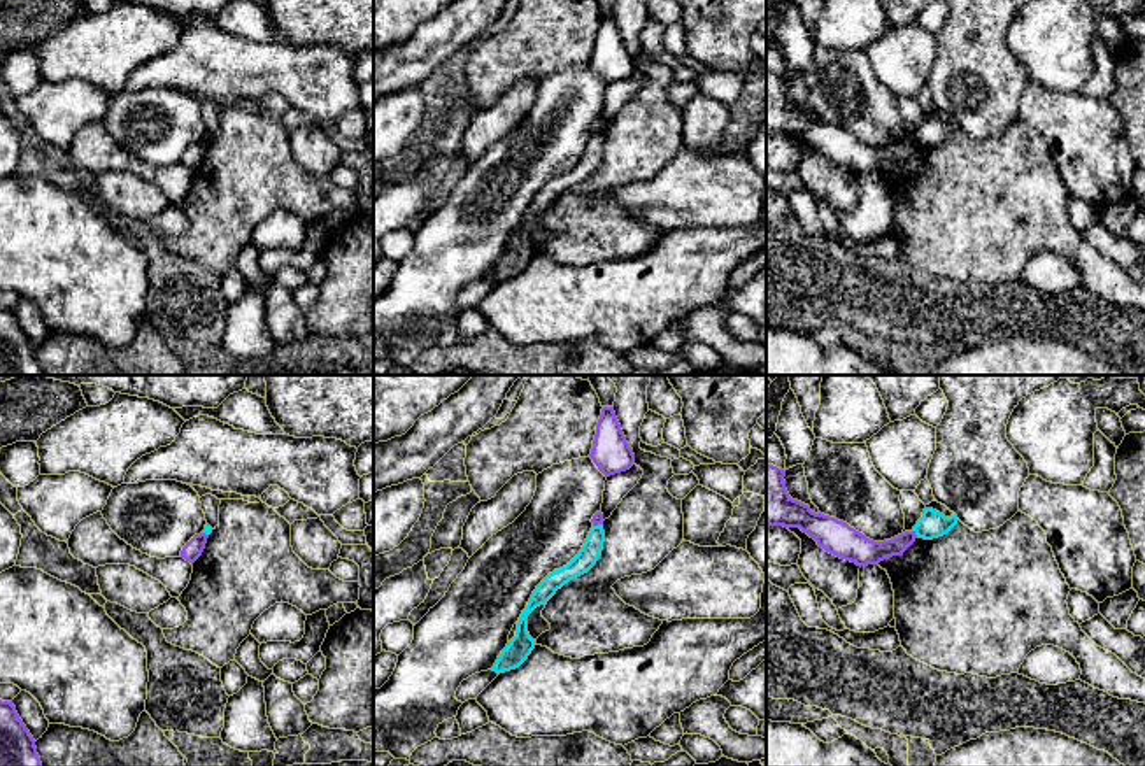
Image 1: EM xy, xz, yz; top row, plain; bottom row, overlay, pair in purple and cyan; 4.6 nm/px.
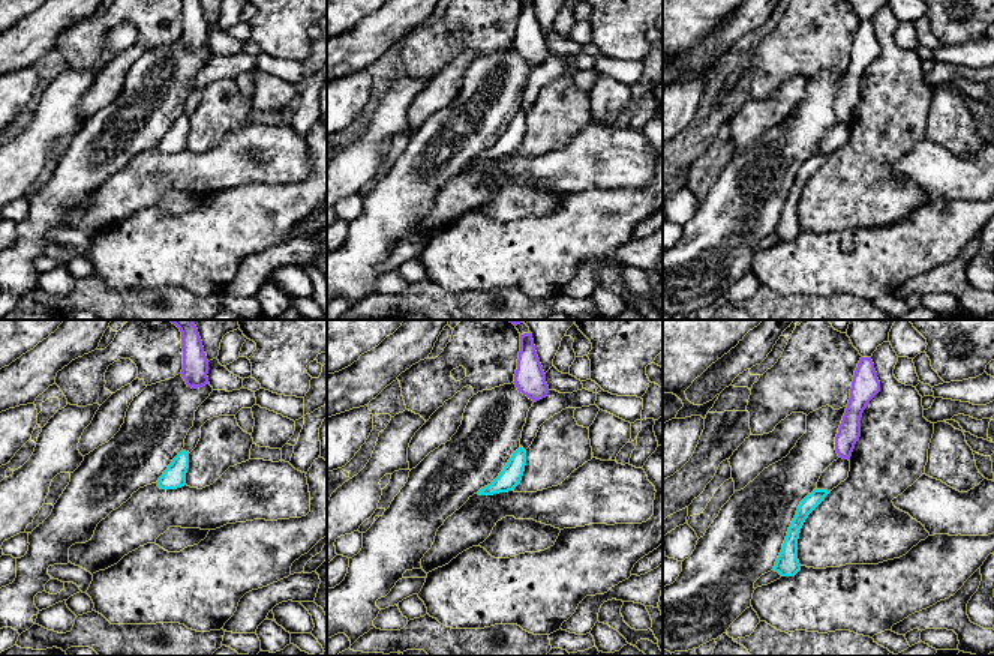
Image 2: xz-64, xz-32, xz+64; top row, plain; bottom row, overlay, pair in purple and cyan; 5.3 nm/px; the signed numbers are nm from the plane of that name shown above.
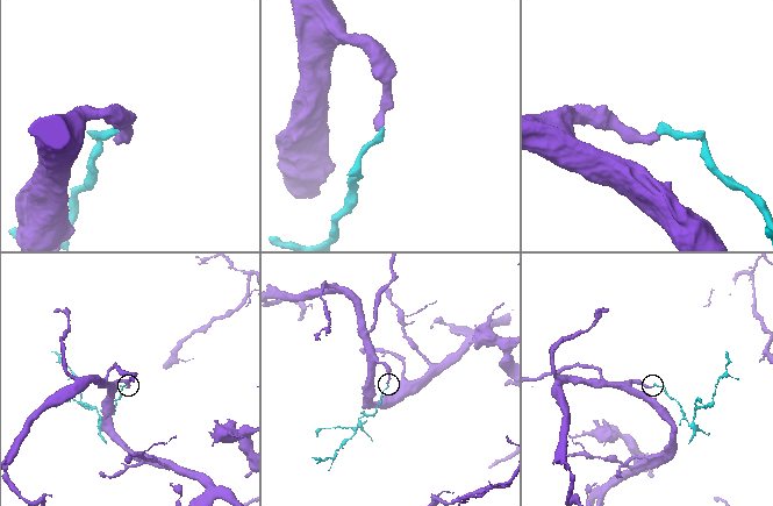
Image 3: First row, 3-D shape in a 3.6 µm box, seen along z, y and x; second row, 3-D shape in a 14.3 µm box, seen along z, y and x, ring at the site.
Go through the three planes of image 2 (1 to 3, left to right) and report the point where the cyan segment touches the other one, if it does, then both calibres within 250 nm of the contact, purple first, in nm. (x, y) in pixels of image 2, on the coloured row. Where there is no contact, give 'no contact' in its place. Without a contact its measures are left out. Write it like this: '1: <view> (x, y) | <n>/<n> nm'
1: no contact
2: no contact
3: no contact

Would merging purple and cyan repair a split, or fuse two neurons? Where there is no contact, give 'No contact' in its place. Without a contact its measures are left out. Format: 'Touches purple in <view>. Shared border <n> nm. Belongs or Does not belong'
Touches purple in yz. Shared border 40 nm. Does not belong

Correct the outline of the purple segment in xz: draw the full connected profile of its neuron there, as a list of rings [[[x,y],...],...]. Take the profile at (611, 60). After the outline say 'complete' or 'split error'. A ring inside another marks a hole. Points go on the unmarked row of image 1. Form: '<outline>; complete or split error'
[[[614,14],[601,16],[589,65],[605,84],[626,79],[635,70],[633,56],[626,49]]]; complete

